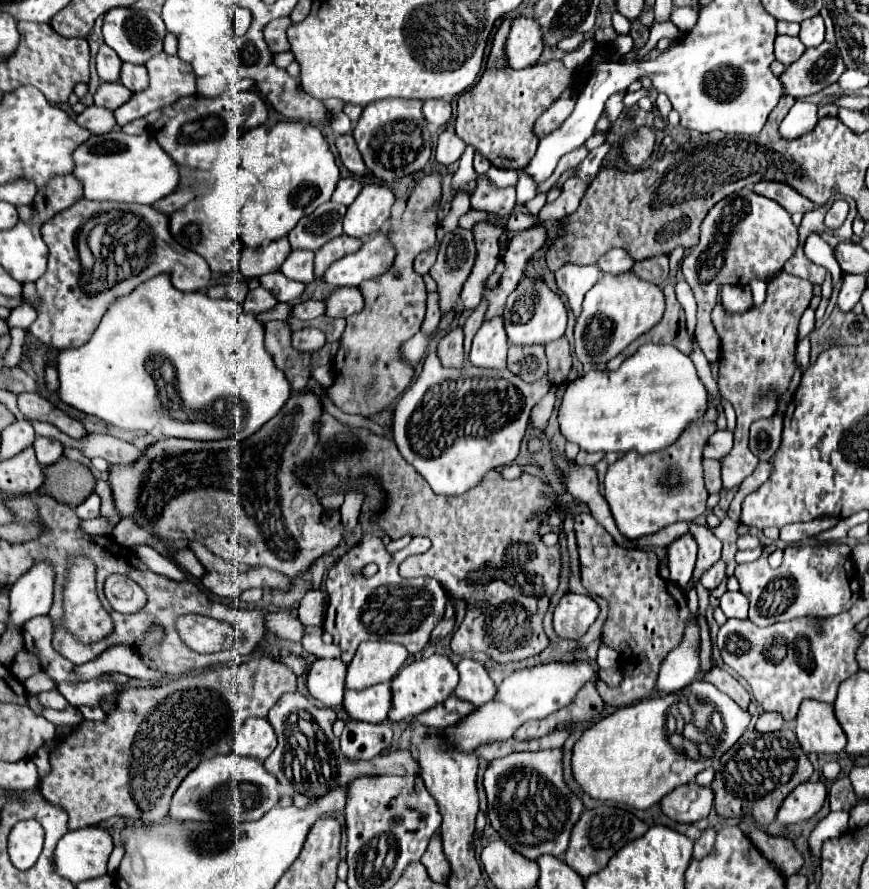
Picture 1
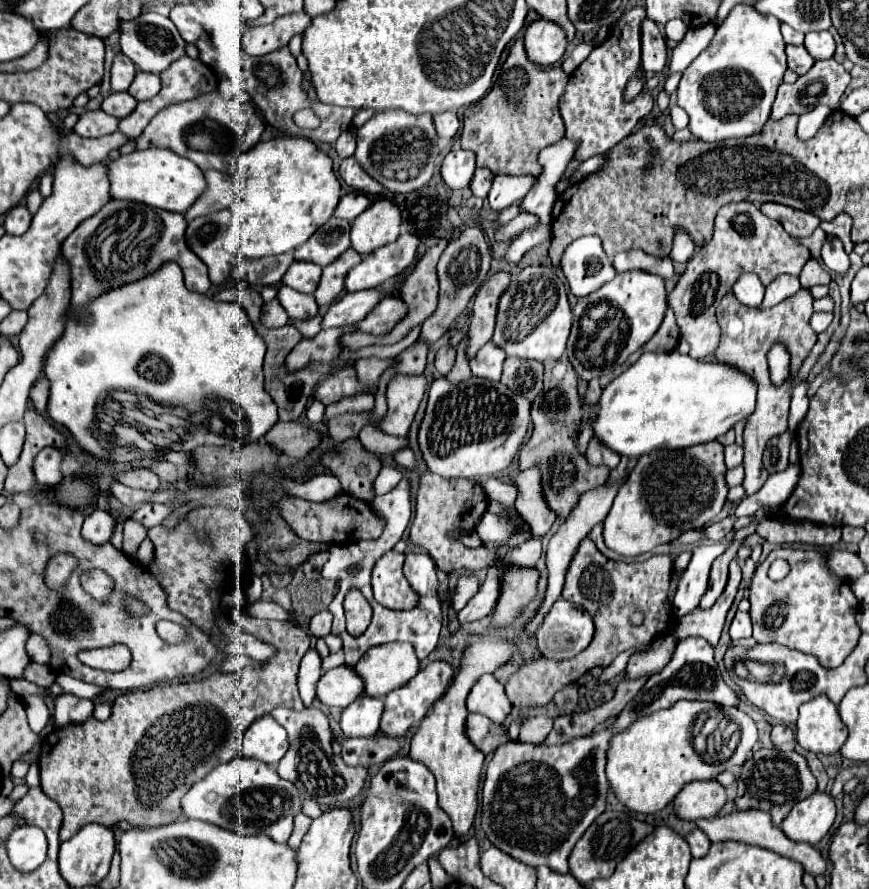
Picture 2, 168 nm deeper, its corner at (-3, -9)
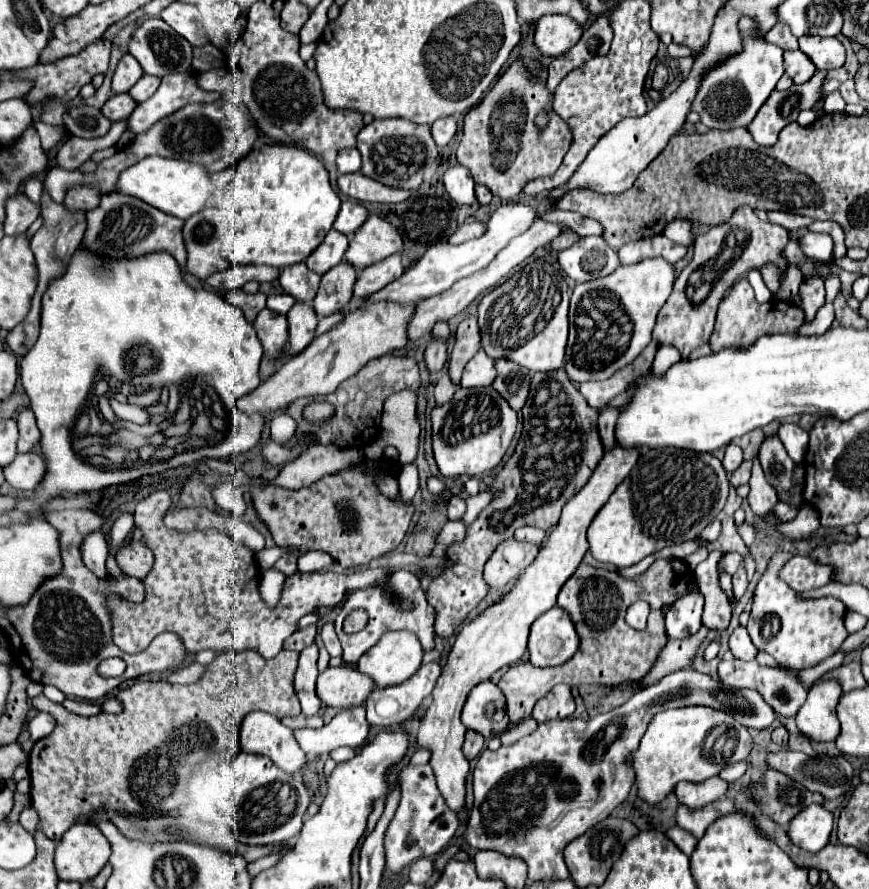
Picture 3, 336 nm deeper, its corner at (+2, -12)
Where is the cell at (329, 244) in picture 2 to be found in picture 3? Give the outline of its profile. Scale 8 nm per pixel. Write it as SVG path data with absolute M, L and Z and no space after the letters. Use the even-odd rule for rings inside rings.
M330 229L324 243L304 263L308 269L316 271L318 275L324 275L326 271L330 271L334 265L342 261L346 247L348 247L348 237L338 233L336 229Z

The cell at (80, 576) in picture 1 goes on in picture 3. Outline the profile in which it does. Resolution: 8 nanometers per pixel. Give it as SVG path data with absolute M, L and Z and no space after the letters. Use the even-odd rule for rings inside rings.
M106 659L106 661L102 661L100 667L98 667L98 671L100 671L104 677L118 677L118 675L124 673L124 669L126 669L126 665L124 665L122 659Z

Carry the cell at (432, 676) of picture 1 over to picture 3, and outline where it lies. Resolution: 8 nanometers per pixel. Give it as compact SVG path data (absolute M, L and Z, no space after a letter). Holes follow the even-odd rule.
M424 663L406 683L400 683L398 687L374 689L366 699L368 723L392 727L410 719L426 695L432 693L440 673L442 671L438 663Z

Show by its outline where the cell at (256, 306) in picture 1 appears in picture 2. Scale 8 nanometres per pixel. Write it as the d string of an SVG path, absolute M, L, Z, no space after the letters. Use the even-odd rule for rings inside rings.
M271 300L271 302L263 304L261 324L265 328L279 328L279 326L285 326L287 322L289 322L289 316L287 316L287 312L283 310L283 306L277 300Z

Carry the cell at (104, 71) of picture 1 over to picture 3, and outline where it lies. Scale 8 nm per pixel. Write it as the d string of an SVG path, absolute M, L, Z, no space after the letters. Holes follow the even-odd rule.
M124 55L114 71L112 77L112 91L116 94L126 93L130 91L130 87L144 75L144 71L140 69L140 63L136 63L136 59L132 55Z

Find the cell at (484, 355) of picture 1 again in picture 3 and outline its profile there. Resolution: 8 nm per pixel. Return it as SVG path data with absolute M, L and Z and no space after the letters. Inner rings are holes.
M480 349L464 367L460 385L462 387L488 387L496 377L494 361Z

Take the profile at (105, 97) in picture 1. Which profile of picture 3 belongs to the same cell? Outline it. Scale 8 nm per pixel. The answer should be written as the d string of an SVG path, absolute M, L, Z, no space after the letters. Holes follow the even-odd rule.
M120 93L120 95L112 95L104 107L102 107L102 113L104 117L108 117L110 121L120 121L120 119L126 119L130 117L130 113L134 111L136 107L136 101L128 95L128 93Z

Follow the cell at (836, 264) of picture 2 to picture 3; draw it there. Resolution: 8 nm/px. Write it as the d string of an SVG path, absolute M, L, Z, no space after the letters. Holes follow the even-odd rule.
M806 233L798 239L800 251L820 263L832 261L832 237L826 233Z

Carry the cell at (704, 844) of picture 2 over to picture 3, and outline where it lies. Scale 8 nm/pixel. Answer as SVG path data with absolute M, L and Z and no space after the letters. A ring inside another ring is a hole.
M678 825L670 827L670 829L666 831L666 835L668 835L668 837L678 845L678 849L684 851L686 855L690 855L690 853L694 851L696 843L698 843L698 839L694 839L694 835L690 835L686 829L682 829L682 827L678 827Z

